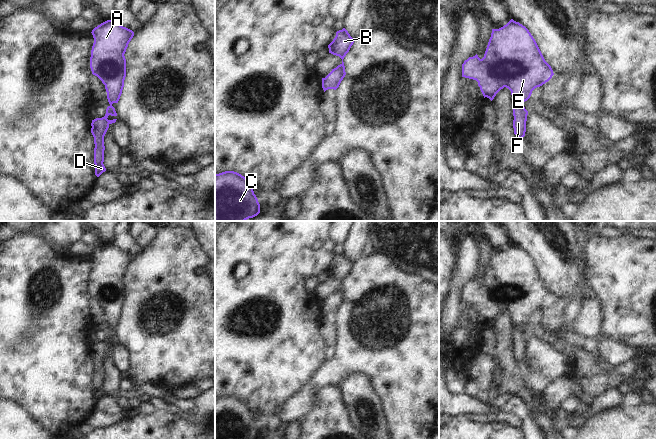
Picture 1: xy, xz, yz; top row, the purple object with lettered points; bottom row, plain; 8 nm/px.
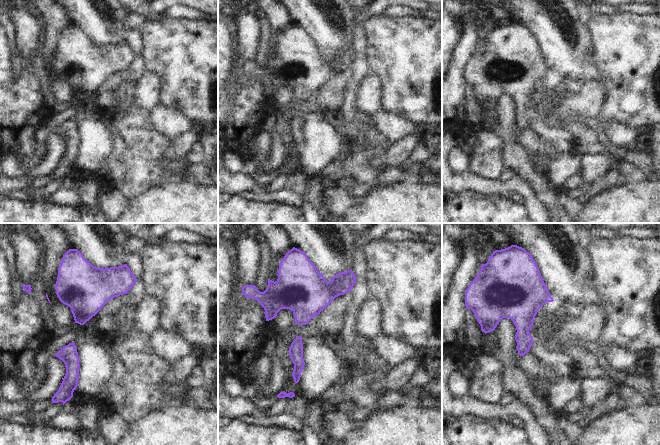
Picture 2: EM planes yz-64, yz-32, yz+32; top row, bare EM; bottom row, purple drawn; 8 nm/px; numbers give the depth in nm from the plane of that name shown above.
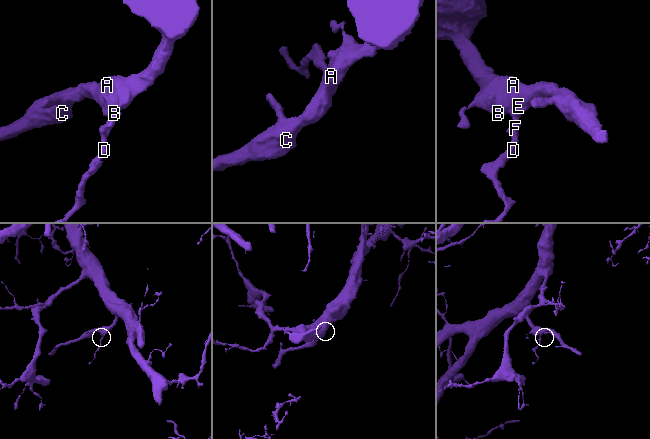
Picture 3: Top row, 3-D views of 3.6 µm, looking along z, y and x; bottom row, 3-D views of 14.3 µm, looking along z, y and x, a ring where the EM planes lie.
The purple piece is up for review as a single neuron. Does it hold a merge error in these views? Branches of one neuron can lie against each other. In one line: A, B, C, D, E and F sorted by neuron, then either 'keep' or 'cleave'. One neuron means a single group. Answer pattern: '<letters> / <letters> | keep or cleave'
A B C D E F | keep

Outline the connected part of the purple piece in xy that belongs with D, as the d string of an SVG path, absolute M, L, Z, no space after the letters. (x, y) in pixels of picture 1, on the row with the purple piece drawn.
M114 19L107 20L92 30L94 43L91 50L90 68L105 85L109 106L102 118L96 118L91 123L91 133L94 137L95 175L99 177L106 168L104 162L104 136L109 125L117 119L108 120L108 116L117 116L113 103L118 103L126 77L125 52L134 32L121 26Z

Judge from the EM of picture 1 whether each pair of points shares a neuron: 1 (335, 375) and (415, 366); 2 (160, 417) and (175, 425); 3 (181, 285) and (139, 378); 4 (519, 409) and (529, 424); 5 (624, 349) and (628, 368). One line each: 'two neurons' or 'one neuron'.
1: one neuron
2: one neuron
3: one neuron
4: one neuron
5: two neurons

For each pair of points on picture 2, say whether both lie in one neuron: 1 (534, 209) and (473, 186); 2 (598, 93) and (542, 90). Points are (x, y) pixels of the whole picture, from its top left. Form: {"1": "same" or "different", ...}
{"1": "same", "2": "same"}

